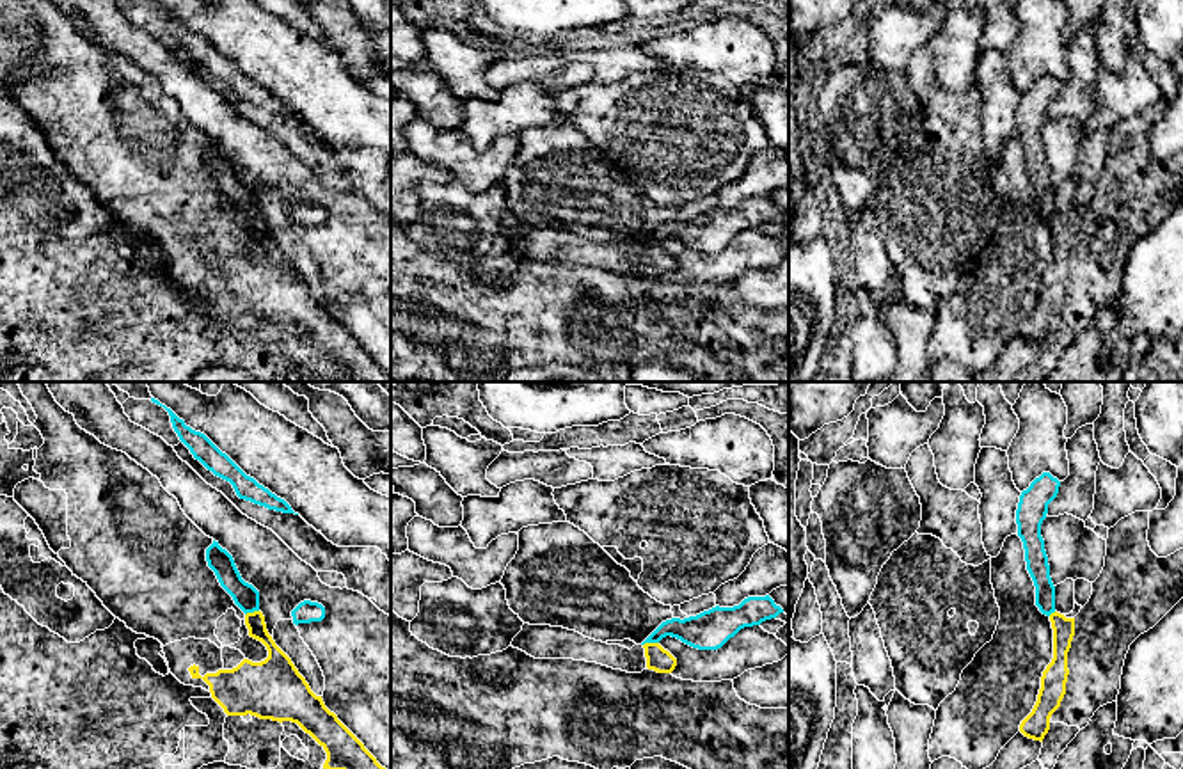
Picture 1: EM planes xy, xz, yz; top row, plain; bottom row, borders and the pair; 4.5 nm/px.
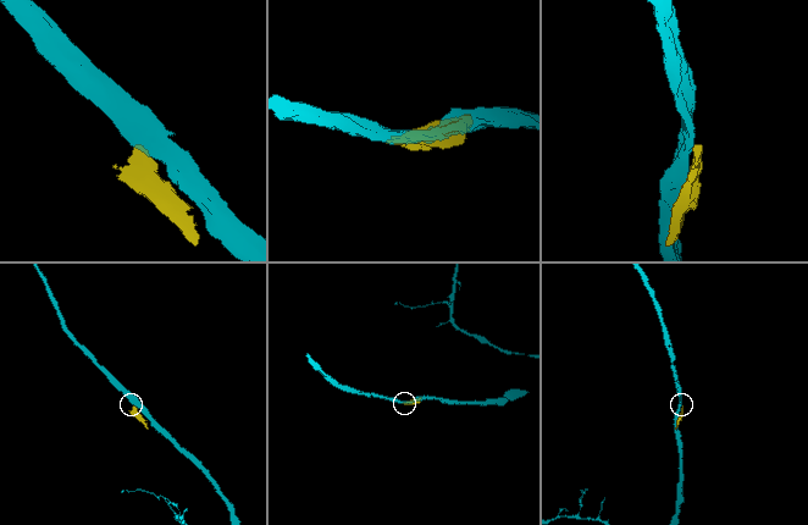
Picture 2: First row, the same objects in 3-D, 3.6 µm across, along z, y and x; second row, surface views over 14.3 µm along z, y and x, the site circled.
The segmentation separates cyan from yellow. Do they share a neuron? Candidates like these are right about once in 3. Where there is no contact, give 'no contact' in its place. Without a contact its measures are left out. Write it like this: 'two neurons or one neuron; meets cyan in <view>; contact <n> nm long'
two neurons; meets cyan in xz; contact 70 nm long

